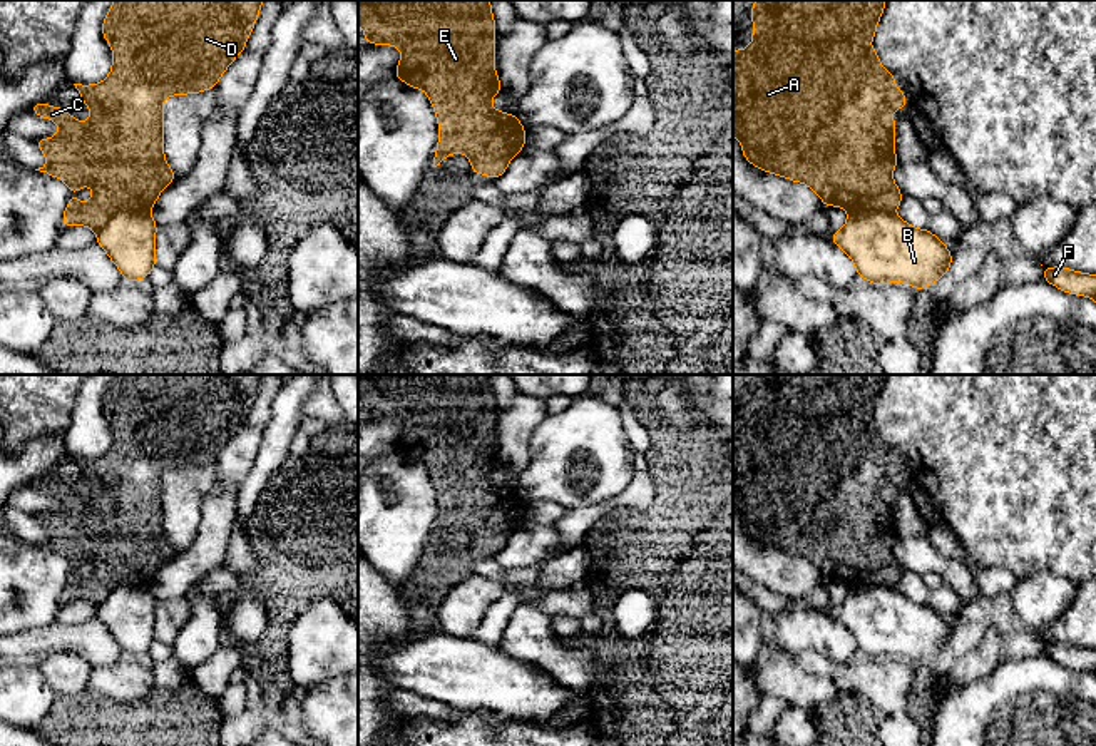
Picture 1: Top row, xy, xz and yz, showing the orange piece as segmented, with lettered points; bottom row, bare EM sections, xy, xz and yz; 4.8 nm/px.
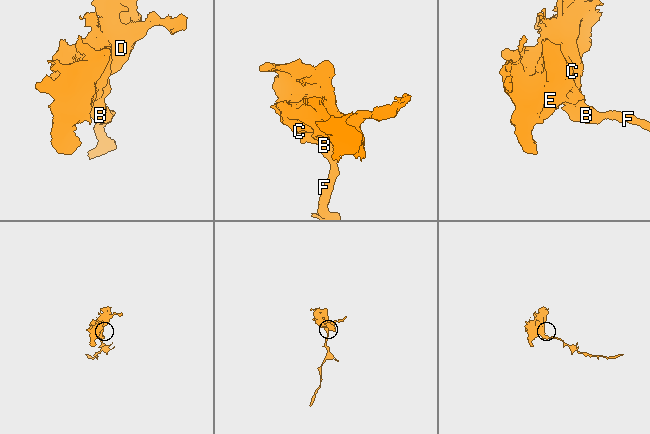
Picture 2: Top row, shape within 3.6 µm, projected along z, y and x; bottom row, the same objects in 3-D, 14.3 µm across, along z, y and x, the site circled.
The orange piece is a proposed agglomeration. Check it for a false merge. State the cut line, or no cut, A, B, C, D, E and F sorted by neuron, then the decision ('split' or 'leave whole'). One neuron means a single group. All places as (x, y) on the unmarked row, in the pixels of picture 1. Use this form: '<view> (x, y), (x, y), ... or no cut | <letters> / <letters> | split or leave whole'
xz (522, 509), (516, 502), (504, 502), (492, 510), (487, 524) | A C D E / B F | split

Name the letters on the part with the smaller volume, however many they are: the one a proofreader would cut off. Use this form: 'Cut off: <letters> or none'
Cut off: B, F

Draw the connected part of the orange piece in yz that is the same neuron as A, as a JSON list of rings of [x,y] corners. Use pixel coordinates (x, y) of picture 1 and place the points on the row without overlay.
[[[756,375],[751,383],[751,420],[745,425],[733,425],[733,510],[738,512],[745,534],[770,549],[807,559],[820,570],[827,582],[840,580],[850,590],[860,585],[894,587],[904,574],[892,554],[892,547],[899,537],[894,525],[897,495],[887,490],[895,483],[907,483],[905,467],[895,465],[894,448],[882,442],[875,423],[868,420],[875,411],[883,381],[885,375]]]

